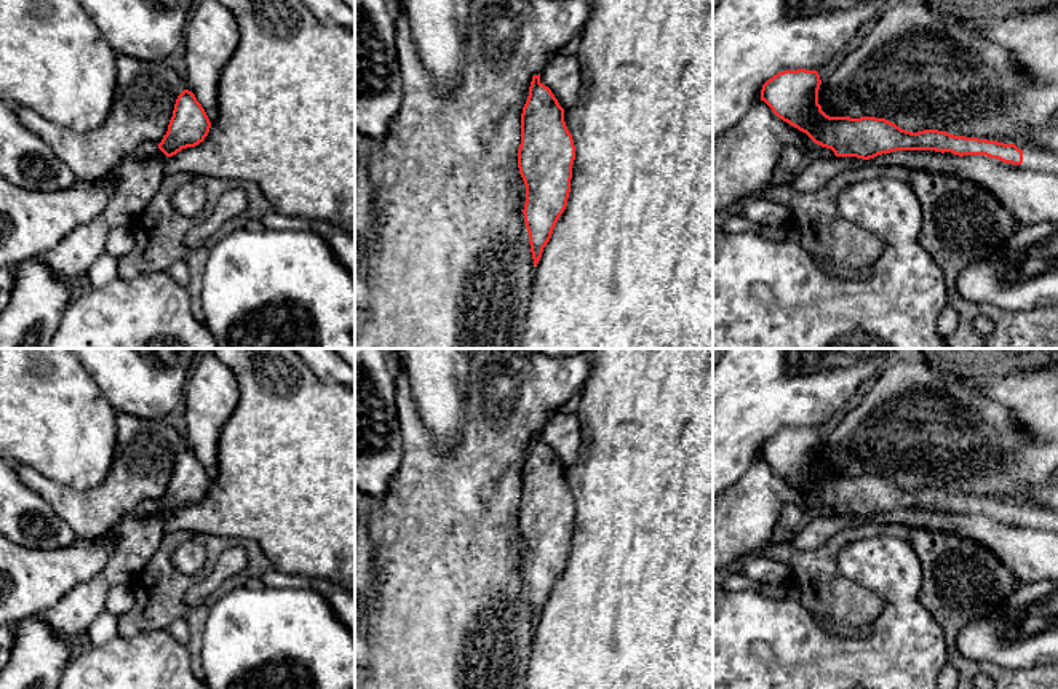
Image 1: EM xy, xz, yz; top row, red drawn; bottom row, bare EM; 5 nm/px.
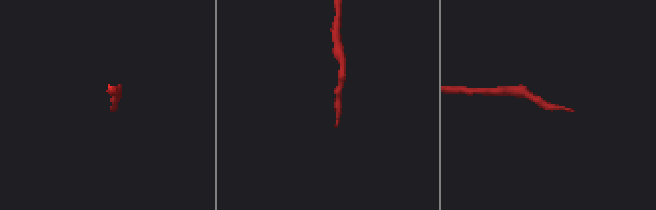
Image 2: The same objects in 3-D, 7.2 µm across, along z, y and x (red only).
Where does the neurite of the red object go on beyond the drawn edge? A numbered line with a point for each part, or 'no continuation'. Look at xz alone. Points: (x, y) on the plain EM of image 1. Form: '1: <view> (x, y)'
no continuation

